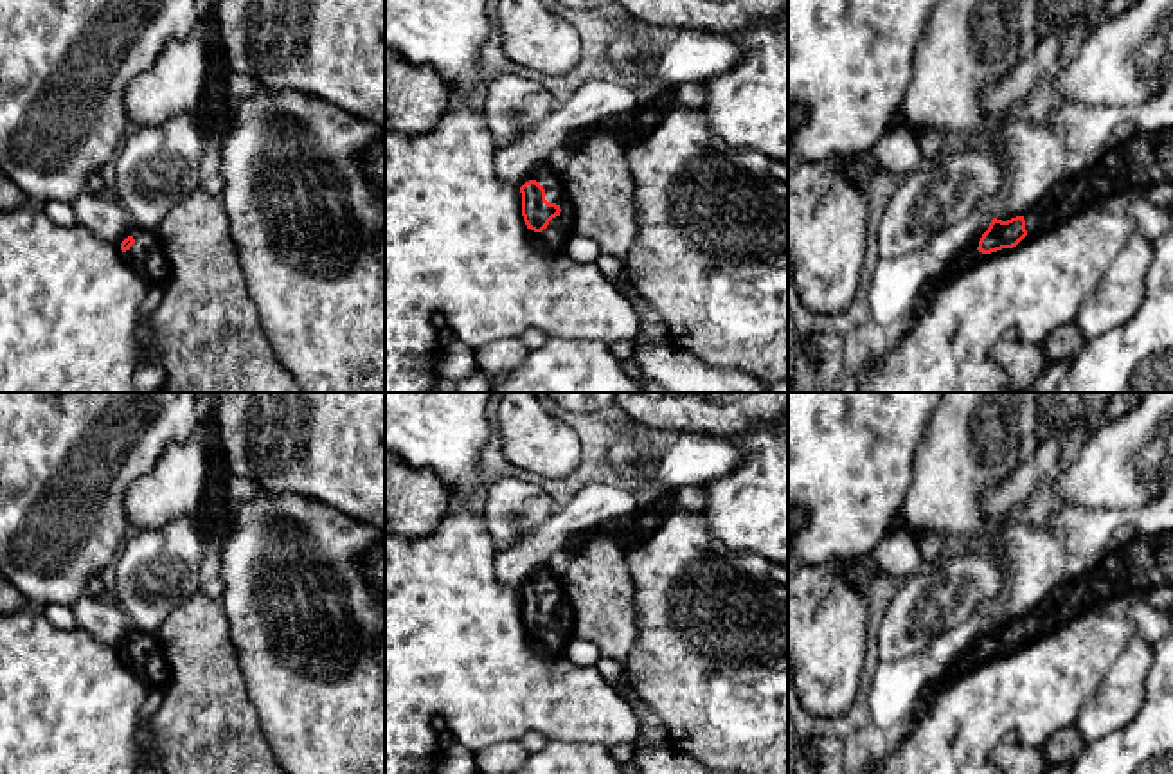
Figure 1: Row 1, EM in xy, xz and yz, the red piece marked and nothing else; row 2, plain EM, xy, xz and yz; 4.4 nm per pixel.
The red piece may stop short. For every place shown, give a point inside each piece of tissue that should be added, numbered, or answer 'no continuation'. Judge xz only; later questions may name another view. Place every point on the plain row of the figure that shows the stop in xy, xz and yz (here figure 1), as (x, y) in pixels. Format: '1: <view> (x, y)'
1: xz (547, 645)

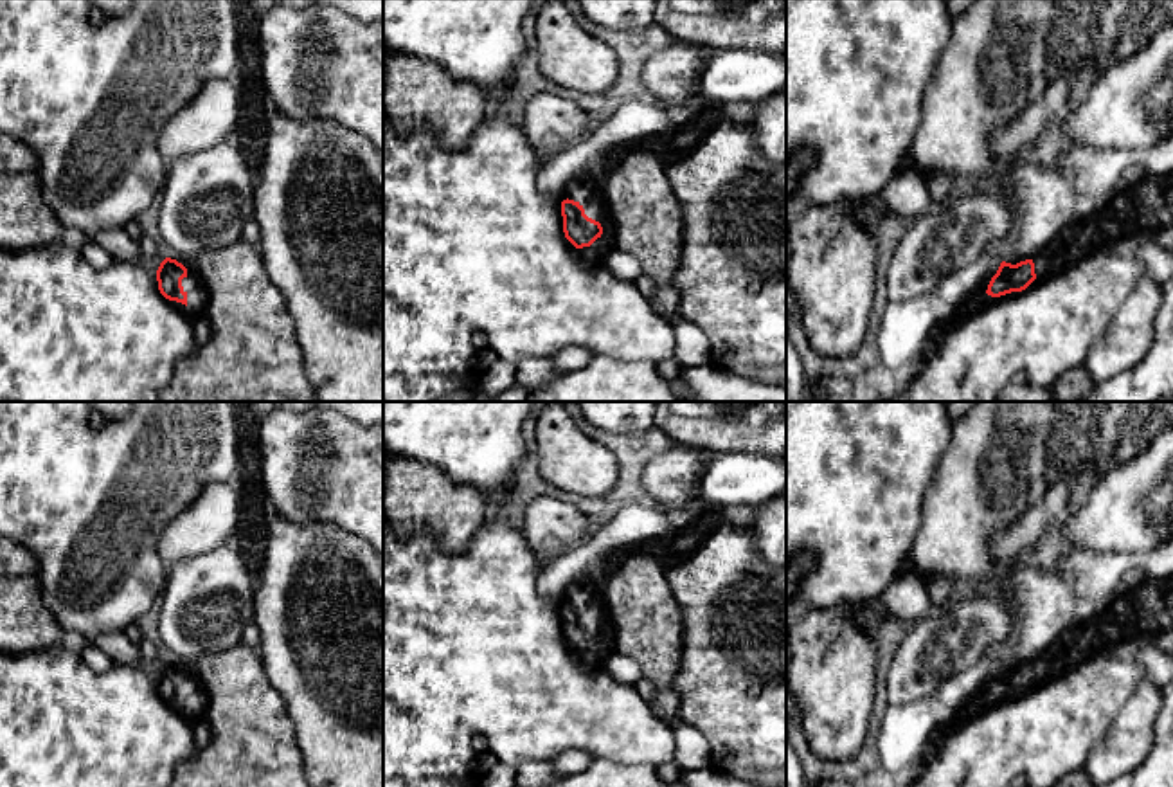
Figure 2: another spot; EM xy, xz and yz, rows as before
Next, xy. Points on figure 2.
no continuation

